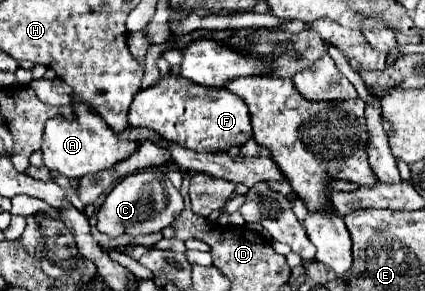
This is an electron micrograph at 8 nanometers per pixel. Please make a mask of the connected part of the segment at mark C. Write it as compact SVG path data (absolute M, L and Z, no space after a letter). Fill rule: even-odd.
M140 171L136 175L124 177L104 199L96 217L98 217L98 231L118 237L122 233L140 235L140 233L154 233L168 227L176 215L182 211L184 201L180 191L170 183L166 173L160 171Z

